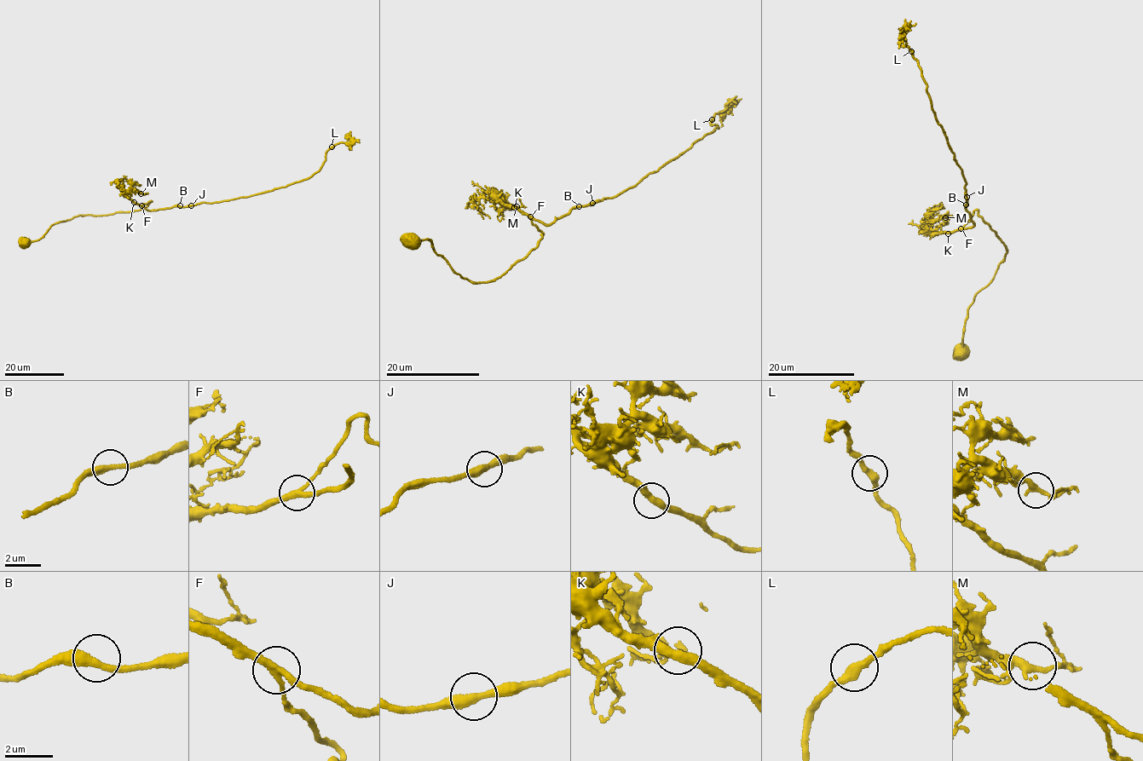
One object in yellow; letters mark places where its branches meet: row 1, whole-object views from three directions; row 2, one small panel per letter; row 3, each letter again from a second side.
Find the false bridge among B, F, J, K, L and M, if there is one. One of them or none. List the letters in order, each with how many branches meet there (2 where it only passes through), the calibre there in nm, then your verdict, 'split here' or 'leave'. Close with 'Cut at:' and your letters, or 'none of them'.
B: 2 | 340 nm | leave
F: 3 | 280 nm | leave
J: 2 | 360 nm | leave
K: 2 | 380 nm | leave
L: 2 | 360 nm | leave
M: 3 | 240 nm | leave
Cut at: none of them

